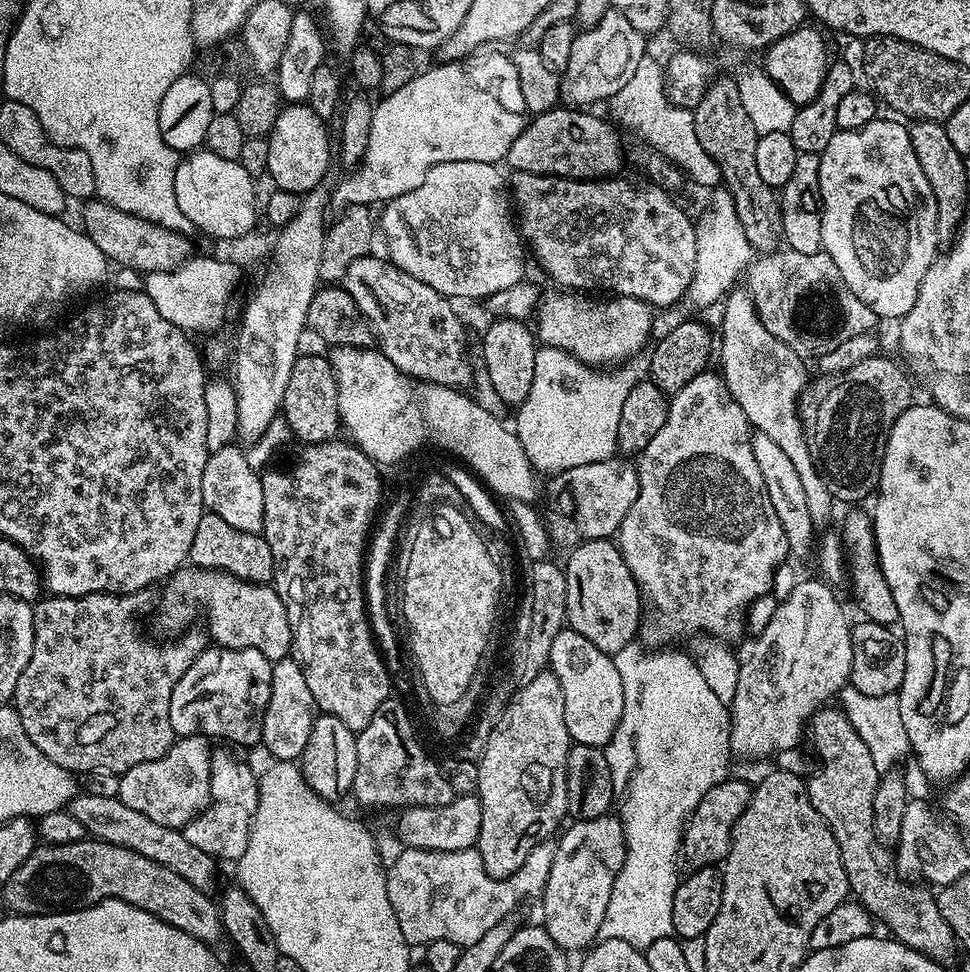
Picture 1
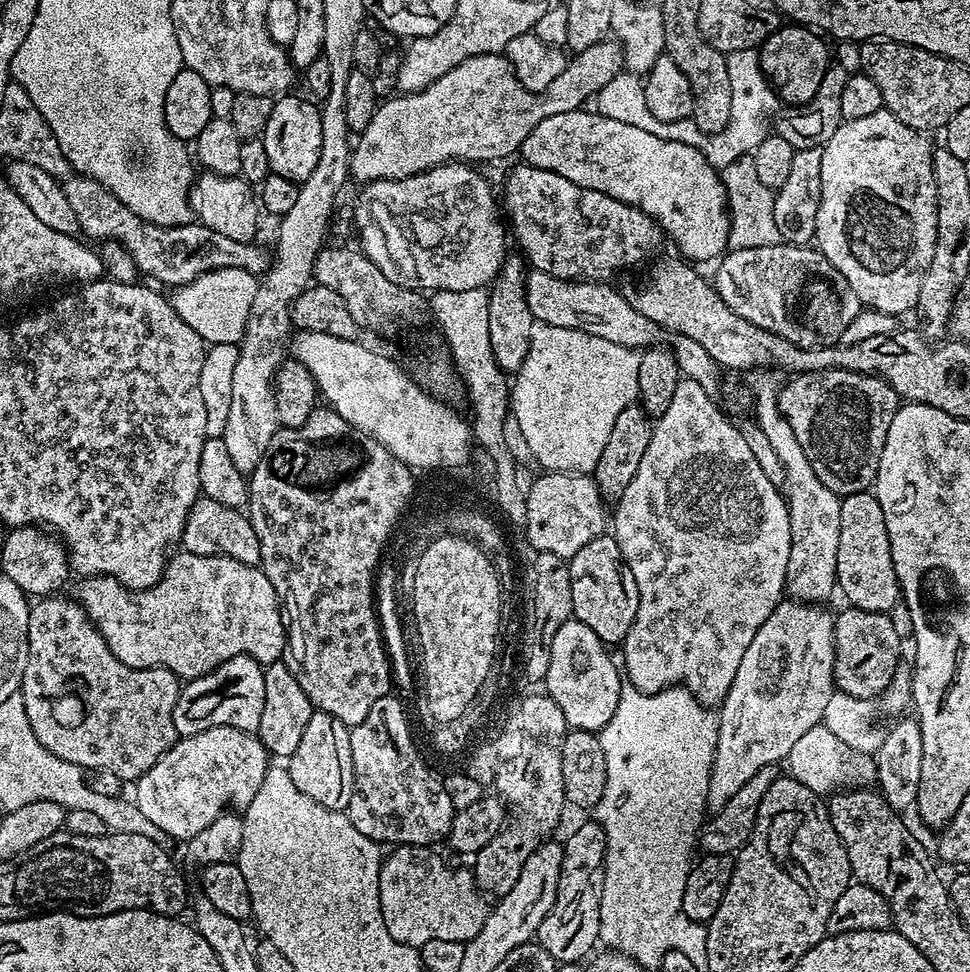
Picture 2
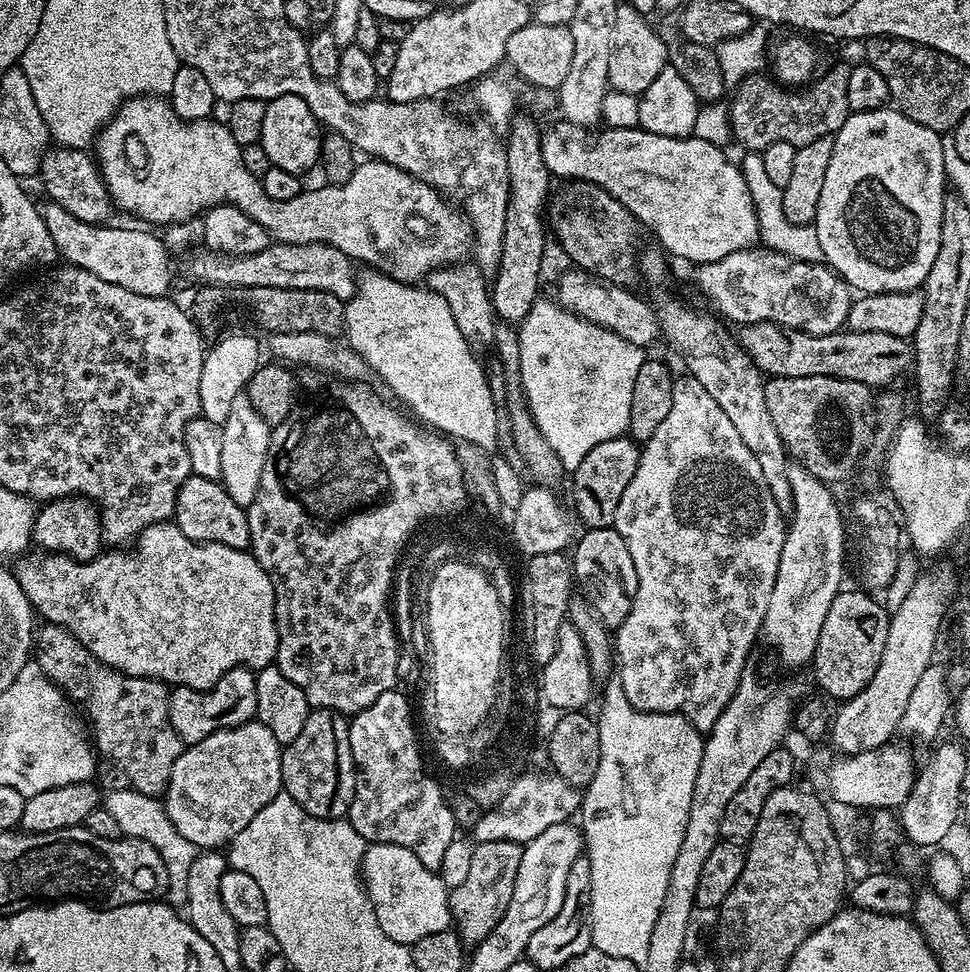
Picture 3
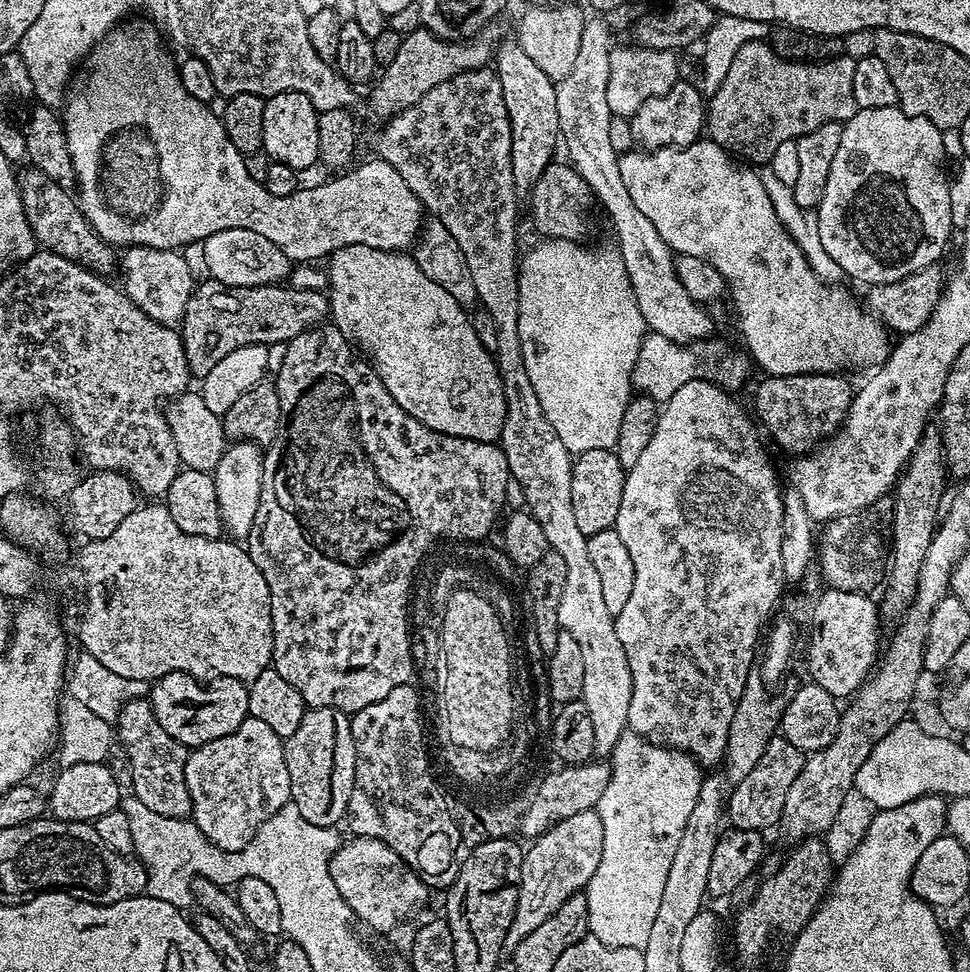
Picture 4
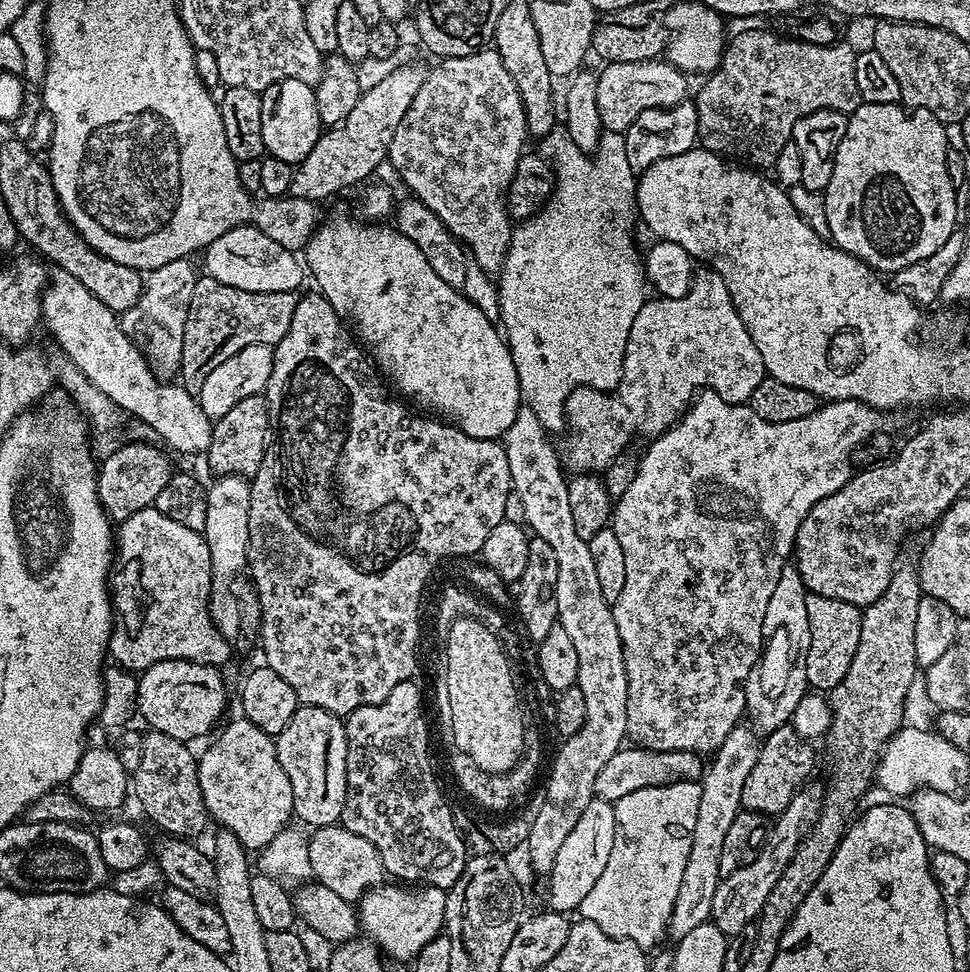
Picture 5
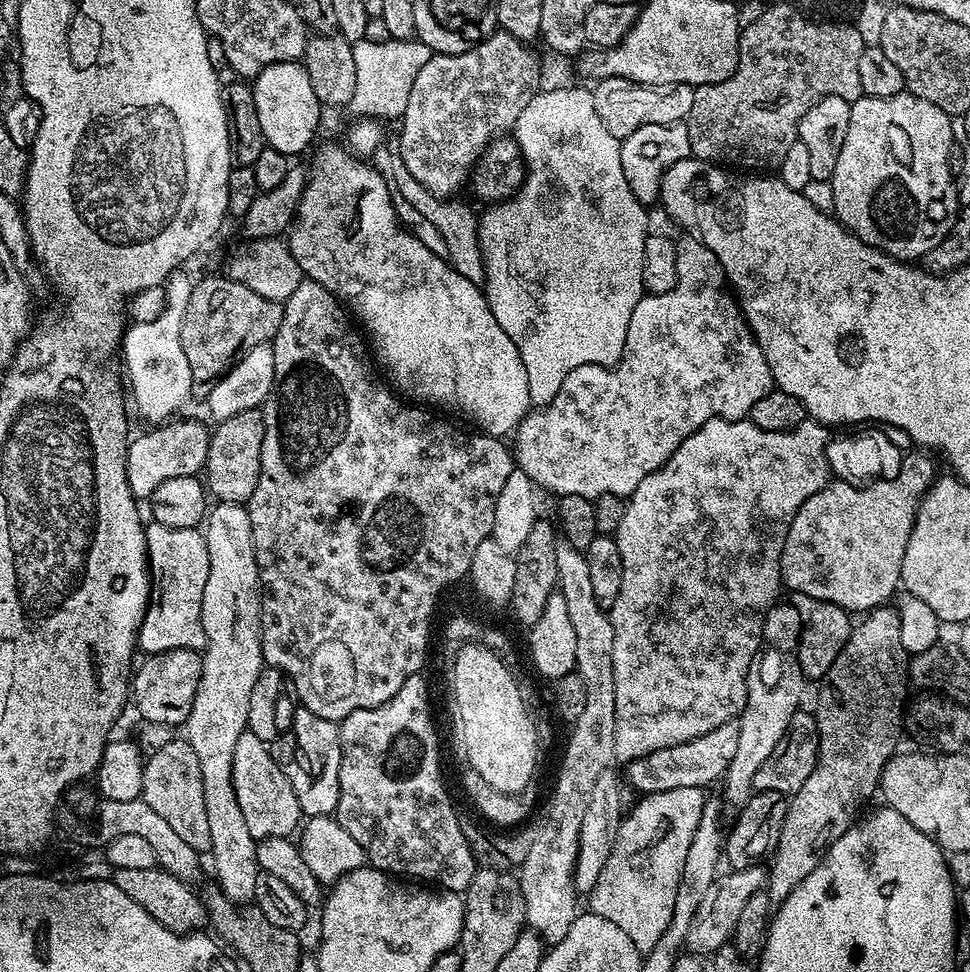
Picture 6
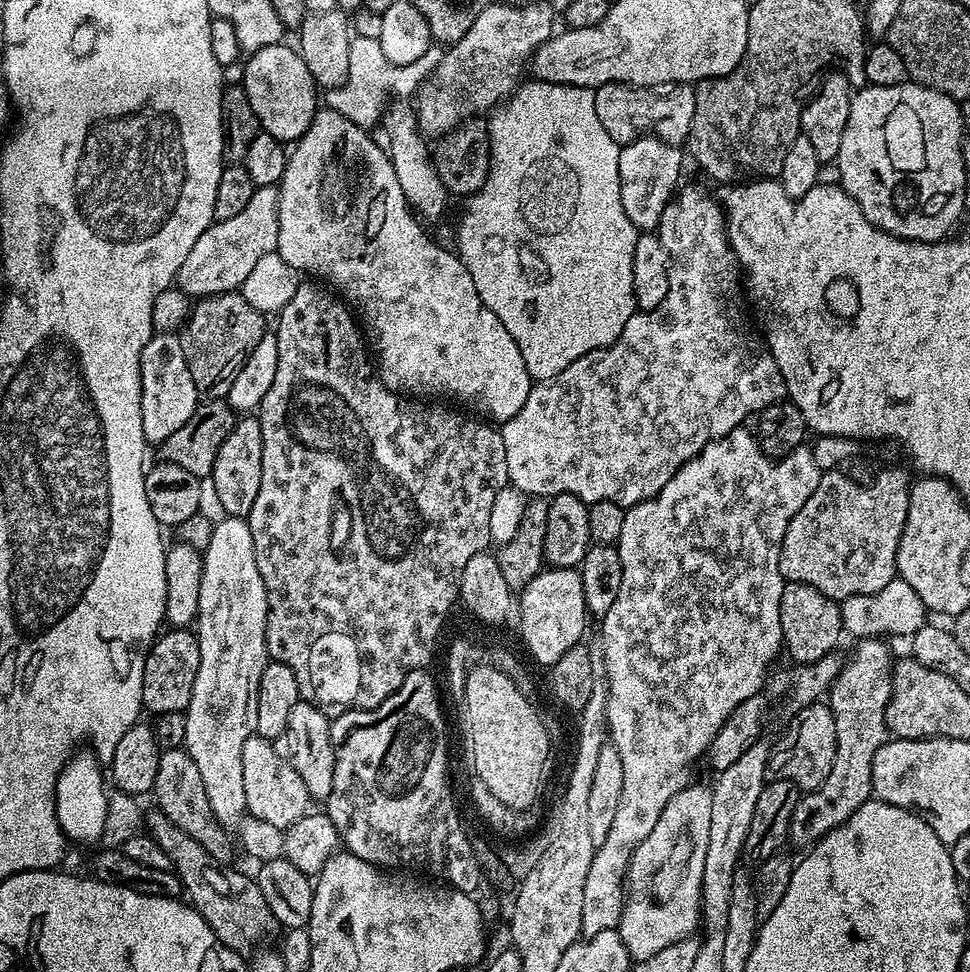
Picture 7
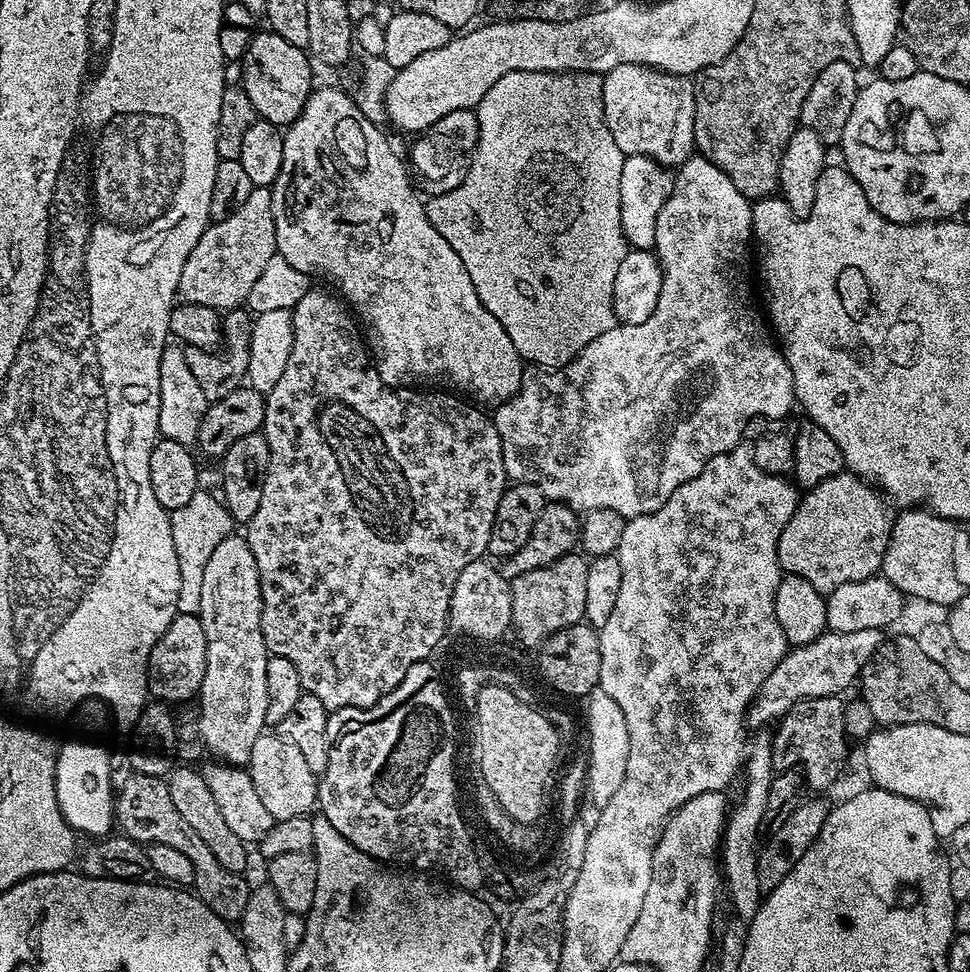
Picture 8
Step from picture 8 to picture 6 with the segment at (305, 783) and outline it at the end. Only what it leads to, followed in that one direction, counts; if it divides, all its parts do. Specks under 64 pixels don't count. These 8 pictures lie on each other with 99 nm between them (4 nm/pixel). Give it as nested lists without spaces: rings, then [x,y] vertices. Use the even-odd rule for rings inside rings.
[[[247,730],[238,738],[238,746],[234,746],[232,781],[236,801],[242,808],[242,818],[246,818],[246,830],[250,830],[250,834],[257,842],[279,836],[291,837],[301,827],[302,813],[298,806],[298,798],[294,798],[294,786],[290,786],[286,774],[282,774],[273,749],[264,744],[262,738],[254,738],[254,734]]]

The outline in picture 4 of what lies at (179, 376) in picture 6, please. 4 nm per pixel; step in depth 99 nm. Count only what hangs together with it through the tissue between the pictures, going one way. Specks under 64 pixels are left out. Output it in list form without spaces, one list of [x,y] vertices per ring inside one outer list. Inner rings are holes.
[[[129,247],[122,256],[122,287],[128,297],[139,306],[147,316],[154,318],[159,324],[176,326],[184,319],[186,302],[192,297],[194,281],[190,269],[186,266],[186,258],[170,248],[138,248]]]

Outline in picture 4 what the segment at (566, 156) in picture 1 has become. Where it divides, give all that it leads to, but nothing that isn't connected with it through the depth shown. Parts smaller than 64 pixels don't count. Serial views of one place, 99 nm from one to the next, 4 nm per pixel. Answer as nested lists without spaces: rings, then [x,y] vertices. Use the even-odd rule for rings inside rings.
[[[701,138],[685,148],[657,148],[653,152],[629,150],[620,156],[620,173],[622,182],[626,182],[626,191],[630,193],[634,206],[638,206],[638,210],[642,210],[642,214],[646,214],[646,218],[650,218],[650,222],[654,222],[654,230],[658,230],[658,234],[662,234],[662,238],[668,243],[668,247],[672,249],[673,253],[702,258],[706,262],[710,262],[710,266],[714,266],[714,270],[718,270],[718,274],[722,274],[722,278],[726,282],[727,293],[730,296],[732,294],[732,304],[736,307],[736,320],[740,323],[740,336],[744,339],[745,346],[748,347],[747,355],[755,367],[757,364],[761,368],[761,373],[769,376],[798,376],[814,372],[836,374],[844,370],[840,368],[848,368],[851,364],[879,366],[884,363],[884,359],[887,358],[890,351],[889,333],[884,325],[871,312],[865,310],[861,301],[859,304],[847,292],[846,287],[825,284],[816,276],[814,270],[808,265],[808,260],[804,257],[802,250],[795,244],[794,238],[787,232],[774,212],[770,197],[766,194],[763,183],[760,181],[759,171],[745,166],[733,153],[727,152],[725,148],[718,146],[710,138]]]

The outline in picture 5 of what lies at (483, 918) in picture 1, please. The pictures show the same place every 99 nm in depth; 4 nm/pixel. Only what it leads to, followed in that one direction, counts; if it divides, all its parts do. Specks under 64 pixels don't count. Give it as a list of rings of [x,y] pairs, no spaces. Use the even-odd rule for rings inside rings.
[[[340,824],[315,829],[308,836],[308,849],[315,883],[326,886],[326,890],[334,890],[338,898],[359,902],[371,888],[379,888],[385,883],[386,873],[378,850],[374,850],[366,838],[358,838],[358,834],[346,830]]]

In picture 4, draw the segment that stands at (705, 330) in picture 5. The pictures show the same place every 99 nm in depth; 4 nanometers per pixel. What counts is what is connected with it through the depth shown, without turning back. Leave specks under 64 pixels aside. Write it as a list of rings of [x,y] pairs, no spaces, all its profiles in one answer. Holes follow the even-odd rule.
[[[649,331],[638,350],[638,360],[634,362],[632,371],[632,387],[641,396],[648,396],[657,402],[669,400],[678,390],[678,386],[686,386],[686,382],[711,378],[721,386],[740,384],[747,378],[749,361],[738,353],[724,352],[716,361],[712,361],[712,352],[708,346],[689,346],[687,343],[664,338],[662,334]]]

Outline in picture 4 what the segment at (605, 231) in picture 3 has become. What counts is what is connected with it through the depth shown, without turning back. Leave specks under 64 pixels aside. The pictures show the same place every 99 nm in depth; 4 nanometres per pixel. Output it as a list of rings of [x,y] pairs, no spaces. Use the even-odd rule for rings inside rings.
[[[567,162],[548,164],[546,170],[542,170],[538,182],[534,182],[527,200],[532,207],[532,224],[541,232],[541,237],[580,242],[592,228],[592,191],[582,178],[582,174],[578,174],[578,170],[574,170]]]

